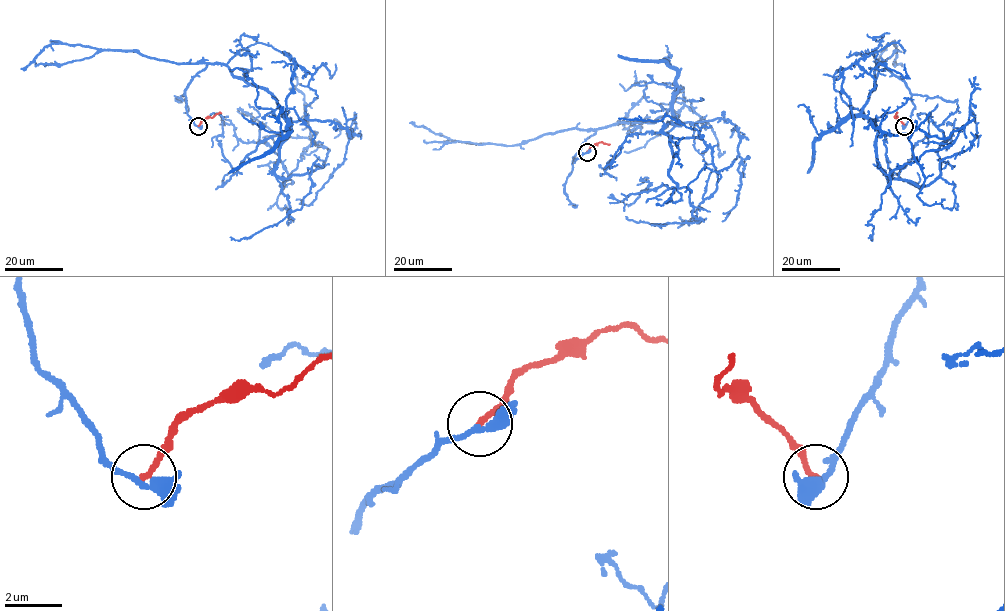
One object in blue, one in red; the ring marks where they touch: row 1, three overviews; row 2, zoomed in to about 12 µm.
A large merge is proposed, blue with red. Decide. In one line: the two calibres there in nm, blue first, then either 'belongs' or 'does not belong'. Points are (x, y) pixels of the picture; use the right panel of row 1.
240 nm thick on the blue side, 200 nm on the other; belongs

